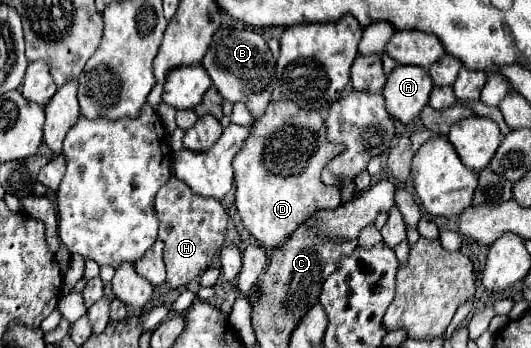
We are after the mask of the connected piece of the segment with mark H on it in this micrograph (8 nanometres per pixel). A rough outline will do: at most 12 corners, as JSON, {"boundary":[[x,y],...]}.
{"boundary":[[172,176],[156,194],[170,288],[220,252],[228,214]]}

